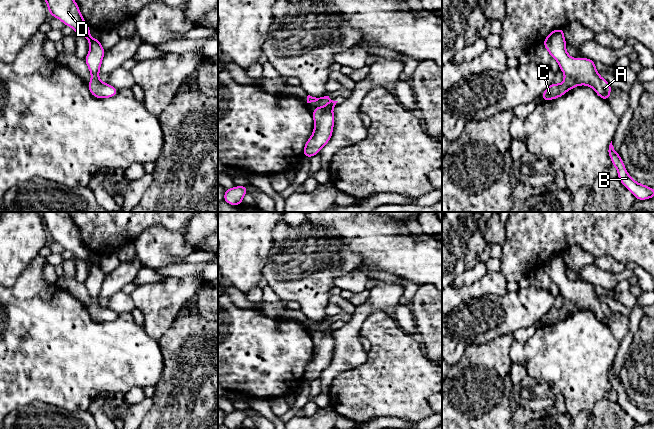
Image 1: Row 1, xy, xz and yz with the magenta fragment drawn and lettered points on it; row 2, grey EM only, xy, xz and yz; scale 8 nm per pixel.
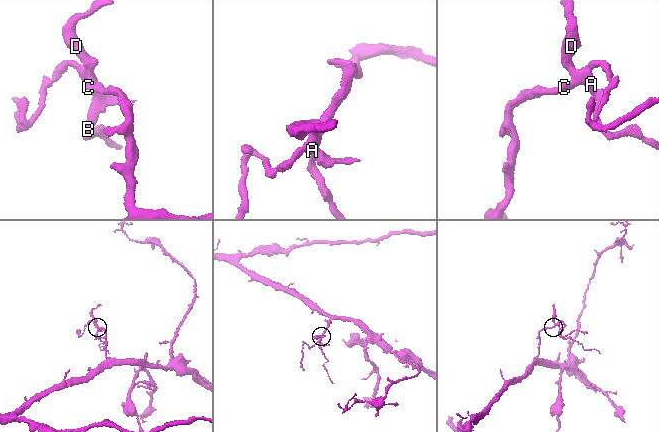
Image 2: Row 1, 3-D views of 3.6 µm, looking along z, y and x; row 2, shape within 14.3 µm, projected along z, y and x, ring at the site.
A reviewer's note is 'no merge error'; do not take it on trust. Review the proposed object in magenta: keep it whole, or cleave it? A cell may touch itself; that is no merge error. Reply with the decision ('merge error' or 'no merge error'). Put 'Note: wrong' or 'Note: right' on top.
Note: right
no merge error

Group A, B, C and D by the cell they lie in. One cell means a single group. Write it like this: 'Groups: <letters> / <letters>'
Groups: A B C D

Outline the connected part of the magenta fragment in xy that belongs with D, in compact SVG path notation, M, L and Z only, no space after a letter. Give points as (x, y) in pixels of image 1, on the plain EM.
M40 212L44 220L50 240L58 242L64 249L70 250L74 258L84 260L89 266L89 276L85 286L91 297L91 304L87 308L92 320L104 323L116 320L119 314L109 307L103 307L99 303L99 295L105 274L100 267L100 262L90 260L90 251L83 243L78 228L73 223L68 212Z

